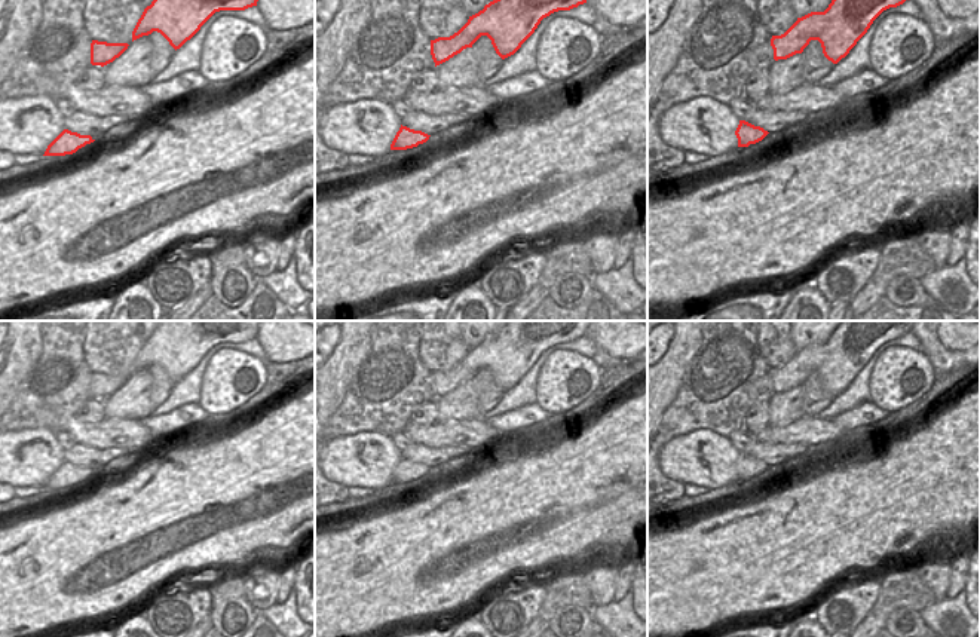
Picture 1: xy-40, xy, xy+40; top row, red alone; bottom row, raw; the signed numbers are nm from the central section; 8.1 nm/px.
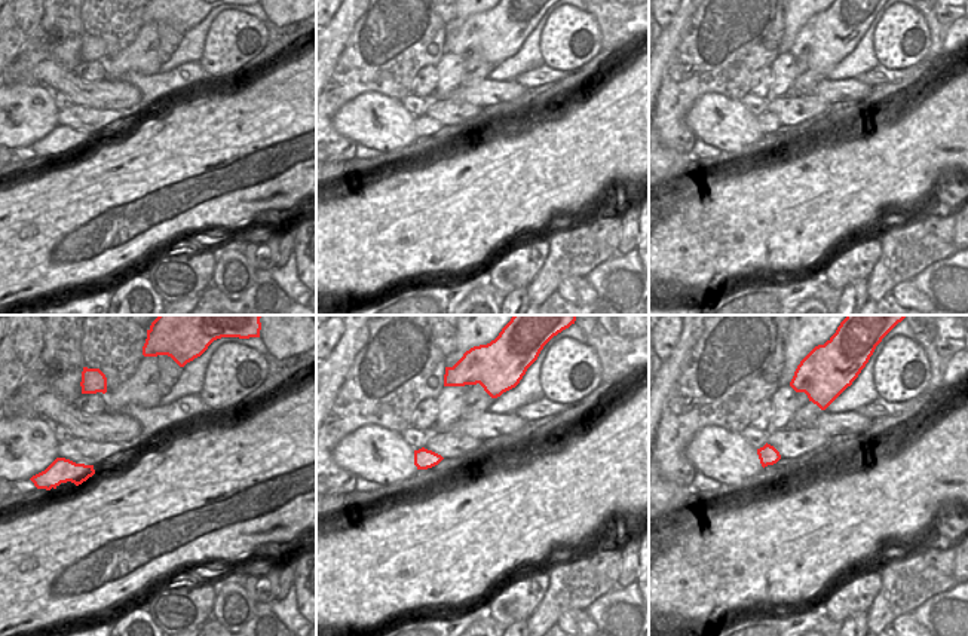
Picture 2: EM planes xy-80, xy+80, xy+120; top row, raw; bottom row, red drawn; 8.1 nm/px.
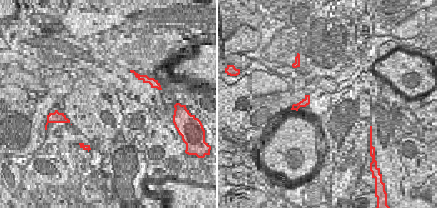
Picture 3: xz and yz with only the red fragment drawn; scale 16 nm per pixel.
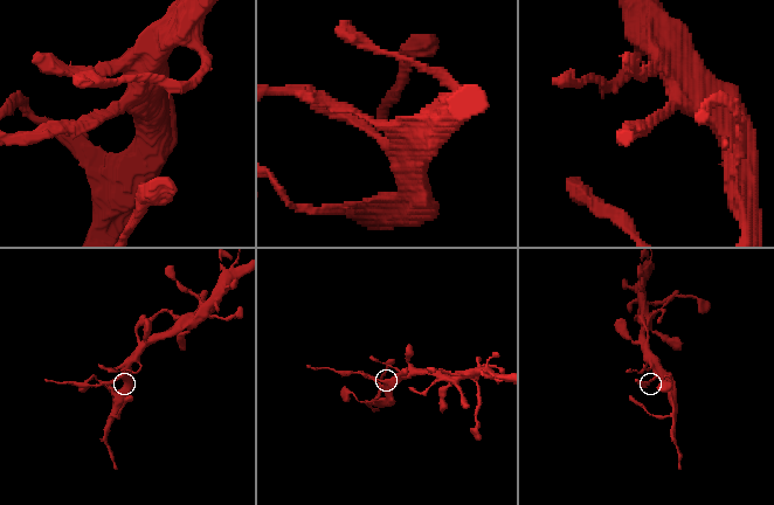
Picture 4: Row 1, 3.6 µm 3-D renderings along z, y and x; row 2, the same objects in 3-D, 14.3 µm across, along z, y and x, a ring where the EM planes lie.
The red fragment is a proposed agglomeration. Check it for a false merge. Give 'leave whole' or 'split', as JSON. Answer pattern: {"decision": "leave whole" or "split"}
{"decision": "split"}

